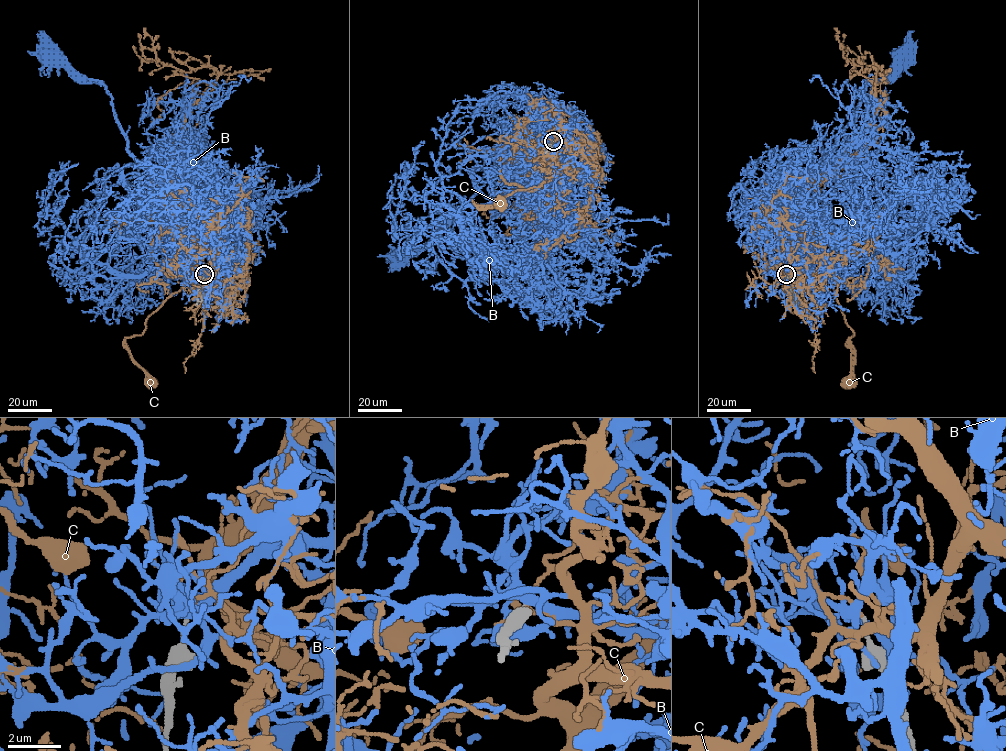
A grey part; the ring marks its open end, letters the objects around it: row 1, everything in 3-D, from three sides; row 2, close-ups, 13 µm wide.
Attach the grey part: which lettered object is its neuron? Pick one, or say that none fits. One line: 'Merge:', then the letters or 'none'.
Merge: none

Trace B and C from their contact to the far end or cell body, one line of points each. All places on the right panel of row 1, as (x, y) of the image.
B: (786, 274), (810, 225), (807, 182), (849, 121), (863, 89), (882, 77), (902, 54)
C: (786, 274), (783, 272), (790, 275), (799, 267), (809, 276), (832, 283), (854, 333), (849, 338), (847, 380)

